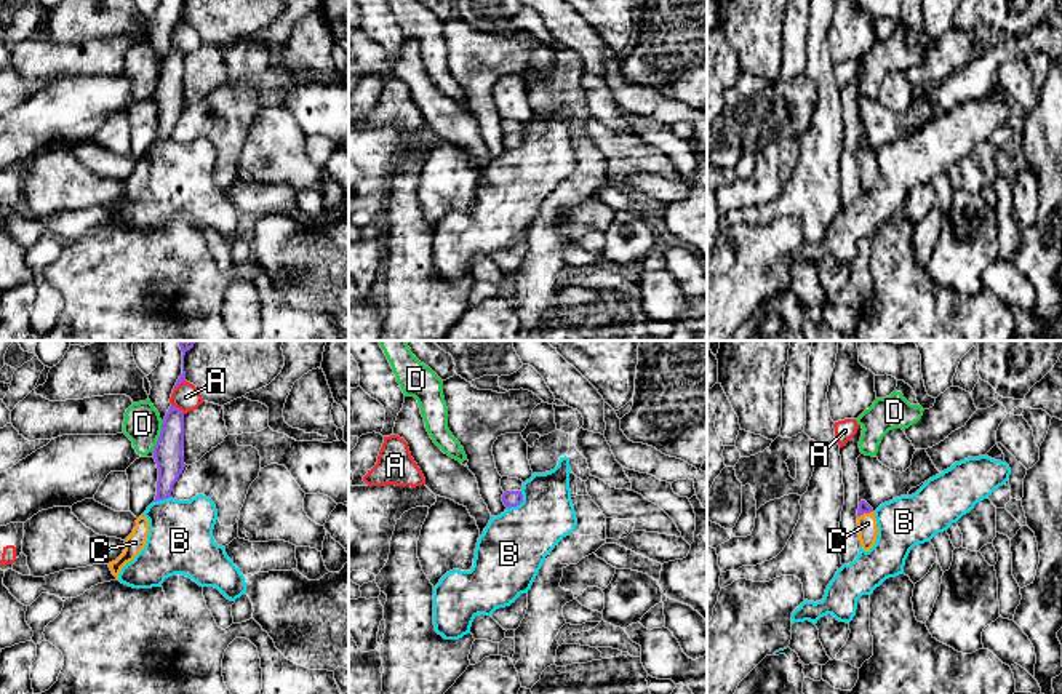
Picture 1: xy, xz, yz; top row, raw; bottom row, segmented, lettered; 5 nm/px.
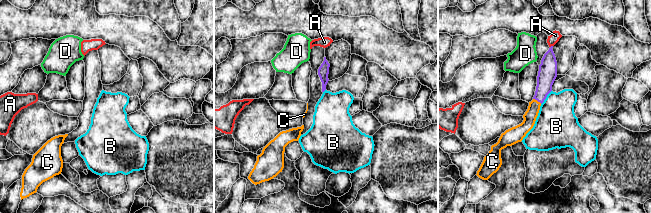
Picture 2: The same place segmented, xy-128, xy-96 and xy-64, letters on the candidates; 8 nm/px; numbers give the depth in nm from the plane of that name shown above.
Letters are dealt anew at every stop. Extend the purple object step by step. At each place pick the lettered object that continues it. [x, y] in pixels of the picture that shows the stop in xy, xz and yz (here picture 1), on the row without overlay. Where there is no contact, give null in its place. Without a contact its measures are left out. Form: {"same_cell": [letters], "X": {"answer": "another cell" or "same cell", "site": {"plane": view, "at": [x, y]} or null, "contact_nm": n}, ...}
{"same_cell": ["C"], "A": {"answer": "another cell", "site": {"plane": "xy", "at": [176, 50]}, "contact_nm": 90}, "B": {"answer": "another cell", "site": {"plane": "xz", "at": [519, 146]}, "contact_nm": 120}, "C": {"answer": "same cell", "site": {"plane": "yz", "at": [864, 154]}, "contact_nm": 90}, "D": {"answer": "another cell", "site": {"plane": "xy", "at": [159, 79]}, "contact_nm": 170}}

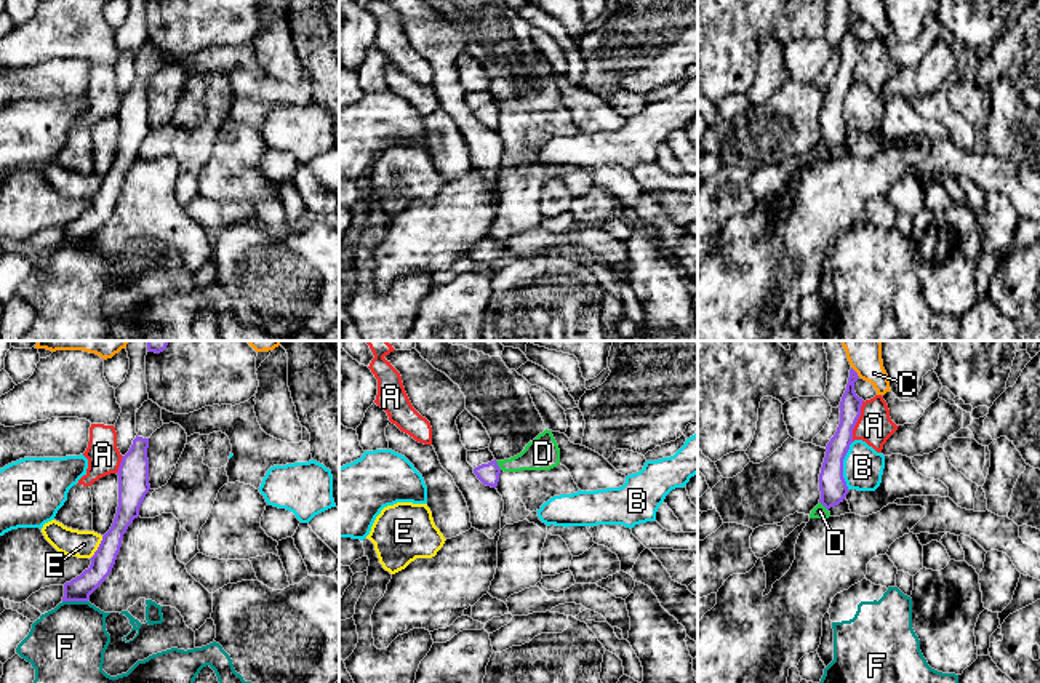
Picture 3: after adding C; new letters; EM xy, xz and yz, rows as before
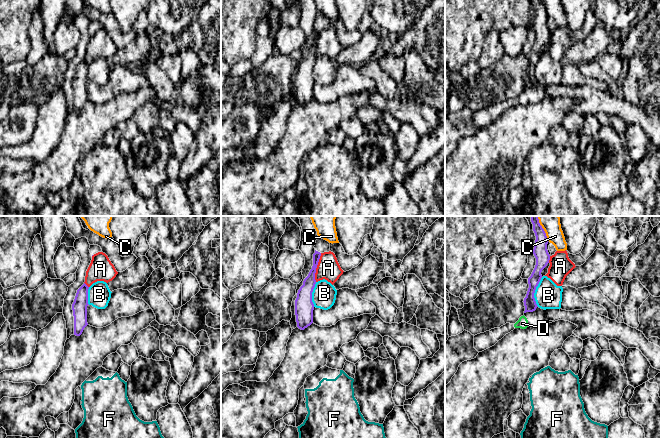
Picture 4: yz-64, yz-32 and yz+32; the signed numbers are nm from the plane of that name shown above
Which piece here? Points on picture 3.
{"same_cell": [], "A": {"answer": "another cell", "site": {"plane": "yz", "at": [856, 63]}, "contact_nm": 220}, "B": {"answer": "another cell", "site": {"plane": "yz", "at": [842, 107]}, "contact_nm": 240}, "C": {"answer": "another cell", "site": {"plane": "yz", "at": [855, 13]}, "contact_nm": 70}, "D": {"answer": "another cell", "site": {"plane": "xz", "at": [498, 107]}, "contact_nm": 60}, "E": {"answer": "another cell", "site": {"plane": "xy", "at": [98, 189]}, "contact_nm": 140}, "F": {"answer": "another cell", "site": {"plane": "xy", "at": [76, 242]}, "contact_nm": 130}}

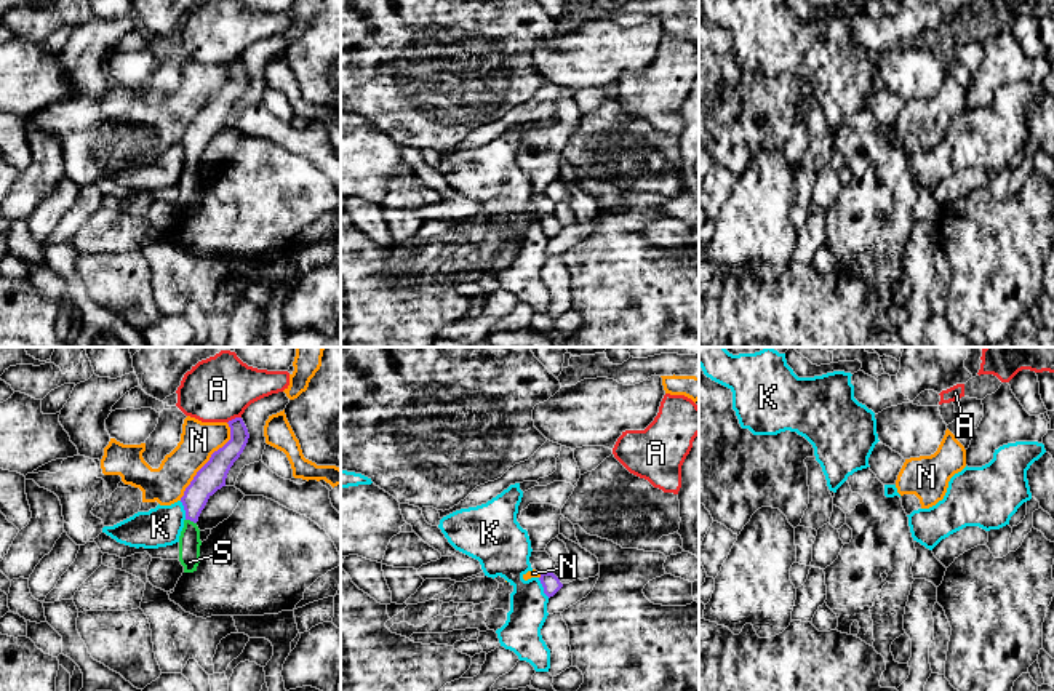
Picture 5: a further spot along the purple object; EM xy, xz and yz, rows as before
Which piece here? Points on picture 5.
{"same_cell": ["S"], "A": {"answer": "another cell", "site": {"plane": "xy", "at": [235, 59]}, "contact_nm": 80}, "K": {"answer": "another cell", "site": {"plane": "xz", "at": [542, 227]}, "contact_nm": 120}, "N": {"answer": "another cell", "site": {"plane": "xy", "at": [208, 103]}, "contact_nm": 460}, "S": {"answer": "same cell", "site": {"plane": "xy", "at": [191, 162]}, "contact_nm": 60}}

